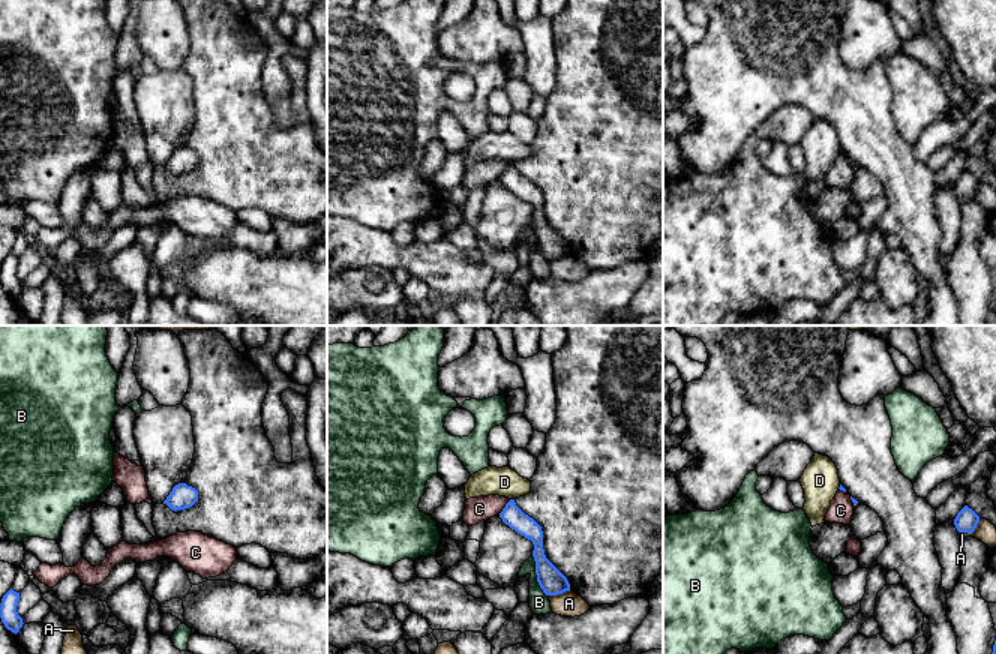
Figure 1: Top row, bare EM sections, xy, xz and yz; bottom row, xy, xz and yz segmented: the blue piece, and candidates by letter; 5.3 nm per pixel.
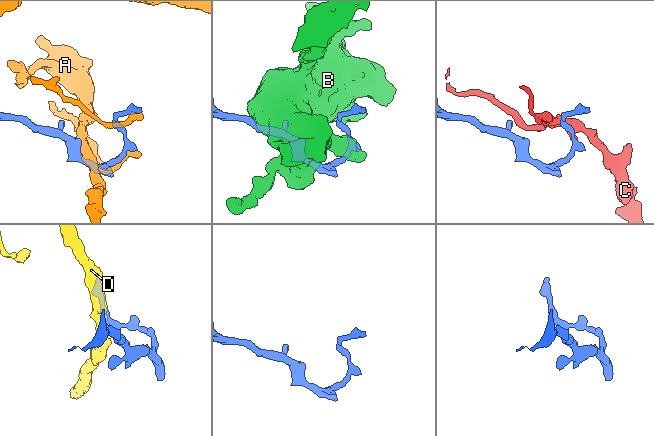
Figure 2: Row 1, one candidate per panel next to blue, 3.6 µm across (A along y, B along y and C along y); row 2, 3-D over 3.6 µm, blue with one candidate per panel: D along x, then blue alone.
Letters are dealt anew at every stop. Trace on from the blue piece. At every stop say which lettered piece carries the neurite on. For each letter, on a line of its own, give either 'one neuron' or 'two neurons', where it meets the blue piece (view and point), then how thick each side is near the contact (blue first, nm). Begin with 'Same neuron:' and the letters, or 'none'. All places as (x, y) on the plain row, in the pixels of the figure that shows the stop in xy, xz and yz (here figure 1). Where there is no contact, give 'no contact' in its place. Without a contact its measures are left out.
Same neuron: none
A: two neurons; meets blue in yz at (972, 195); 120 nm thick on the blue side, 110 nm on the other
B: two neurons; meets blue in xz at (537, 240); 140 nm thick on the blue side, 110 nm on the other
C: two neurons; meets blue in xz at (504, 171); 110 nm thick on the blue side, 130 nm on the other
D: two neurons; meets blue in xz at (512, 164); 110 nm thick on the blue side, 160 nm on the other

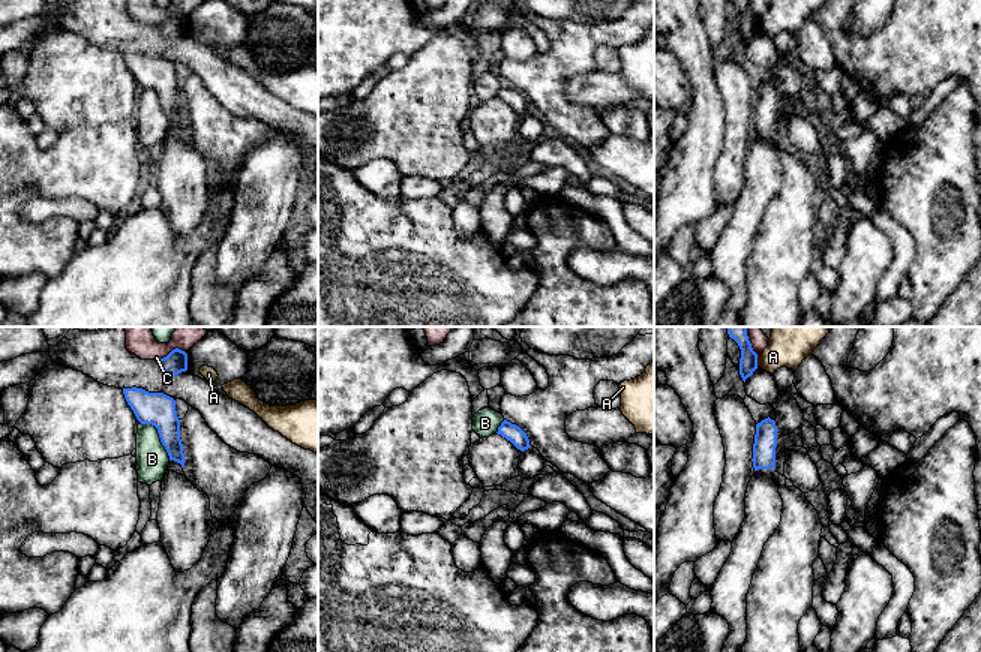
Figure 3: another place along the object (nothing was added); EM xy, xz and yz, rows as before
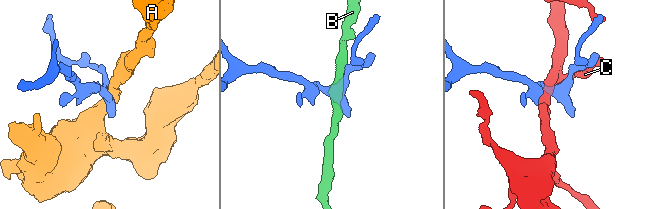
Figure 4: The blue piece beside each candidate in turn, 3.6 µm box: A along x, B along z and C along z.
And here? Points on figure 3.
Same neuron: none
A: two neurons; meets blue in yz at (756, 26); 100 nm thick on the blue side, 180 nm on the other
B: two neurons; meets blue in xy at (159, 101); 180 nm thick on the blue side, 180 nm on the other
C: two neurons; meets blue in xy at (173, 14); 120 nm thick on the blue side, 130 nm on the other

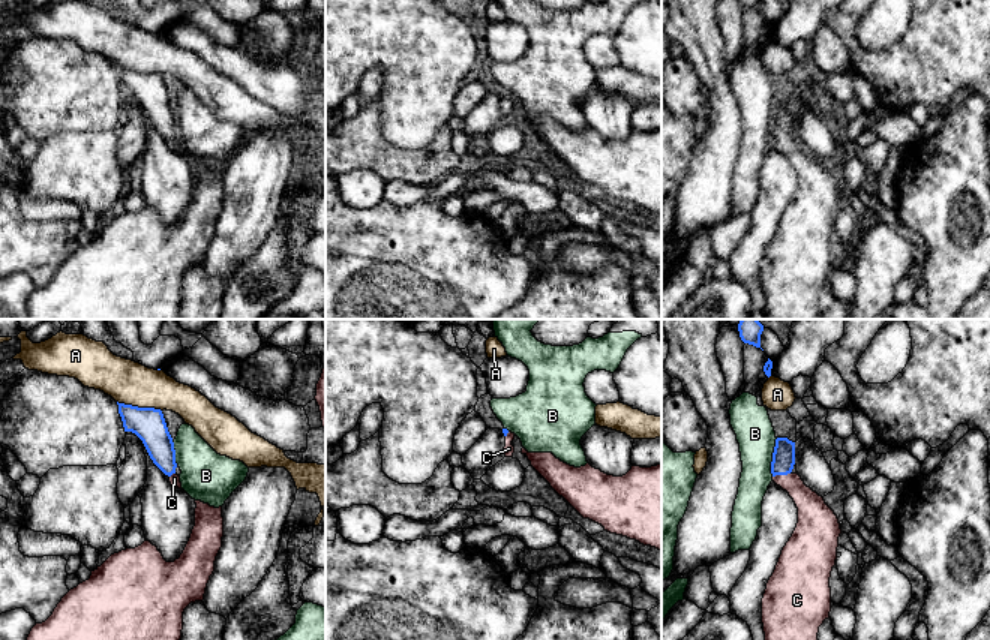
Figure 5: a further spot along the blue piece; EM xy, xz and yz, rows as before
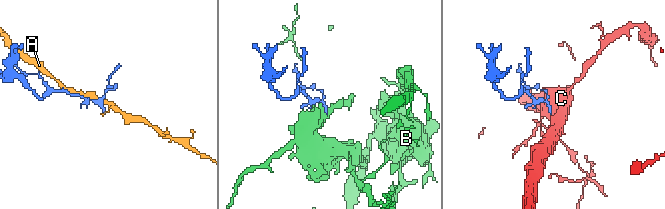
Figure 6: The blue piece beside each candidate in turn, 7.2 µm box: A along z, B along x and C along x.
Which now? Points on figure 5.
Same neuron: C
A: two neurons; meets blue in xy at (140, 72); 180 nm thick on the blue side, 240 nm on the other
B: two neurons; meets blue in yz at (773, 122); 130 nm thick on the blue side, 200 nm on the other
C: one neuron; meets blue in yz at (780, 138); 130 nm thick on the blue side, 160 nm on the other

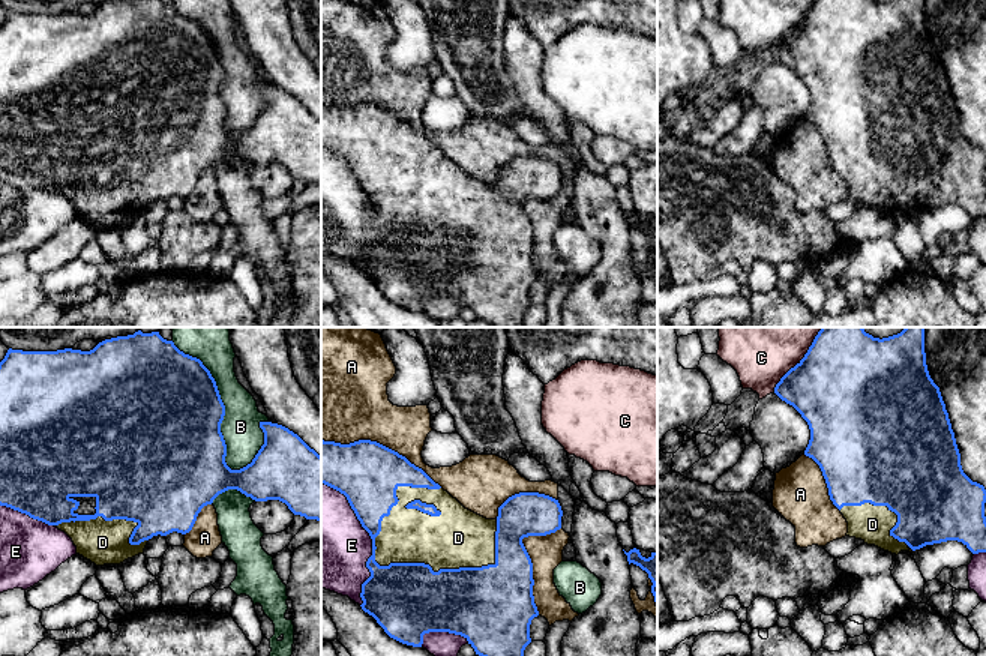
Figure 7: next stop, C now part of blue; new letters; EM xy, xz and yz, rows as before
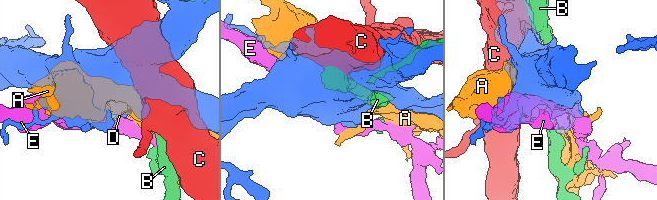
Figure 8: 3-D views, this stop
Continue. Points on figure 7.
Same neuron: D
A: two neurons; meets blue in xz at (381, 108); 340 nm thick on the blue side, 360 nm on the other
B: two neurons; meets blue in xy at (224, 71); 480 nm thick on the blue side, 200 nm on the other
C: two neurons; meets blue in yz at (797, 27); 480 nm thick on the blue side, 280 nm on the other
D: one neuron; meets blue in xz at (398, 227); 400 nm thick on the blue side, 280 nm on the other
E: two neurons; meets blue in xz at (371, 201); 280 nm thick on the blue side, 440 nm on the other

